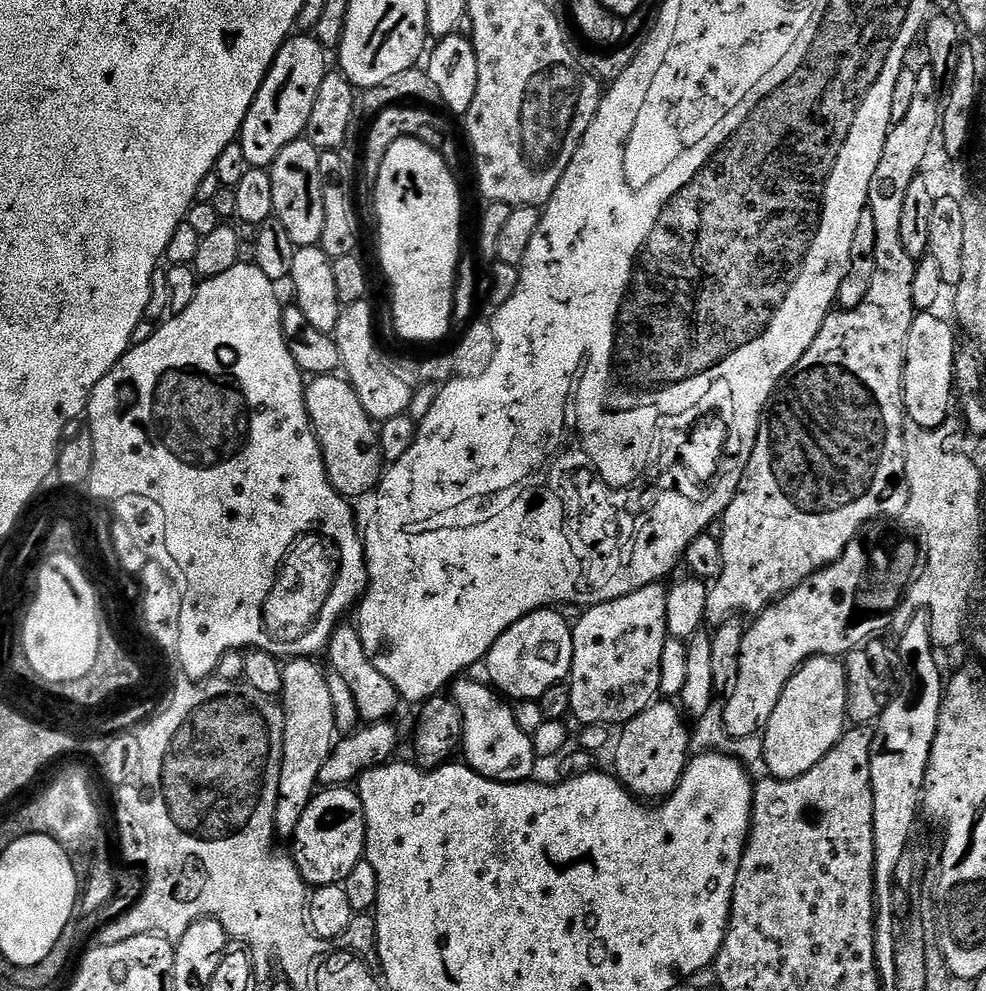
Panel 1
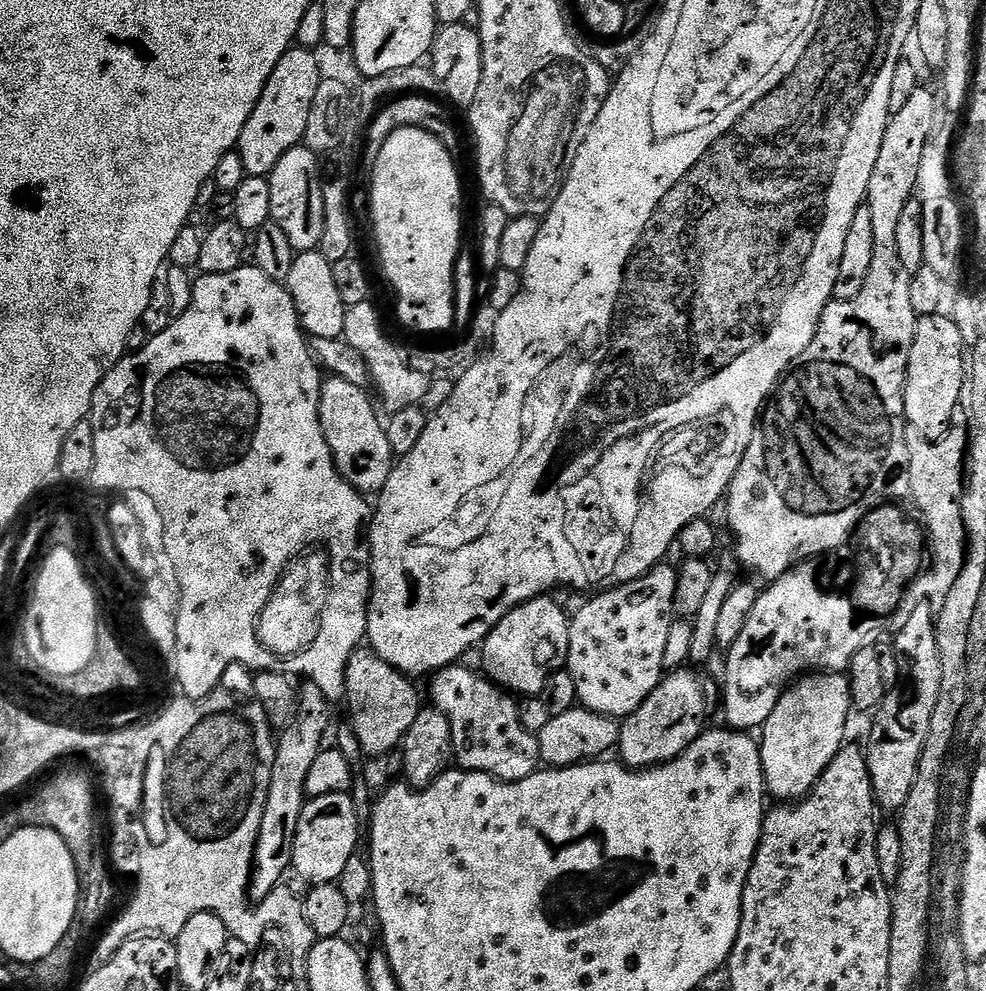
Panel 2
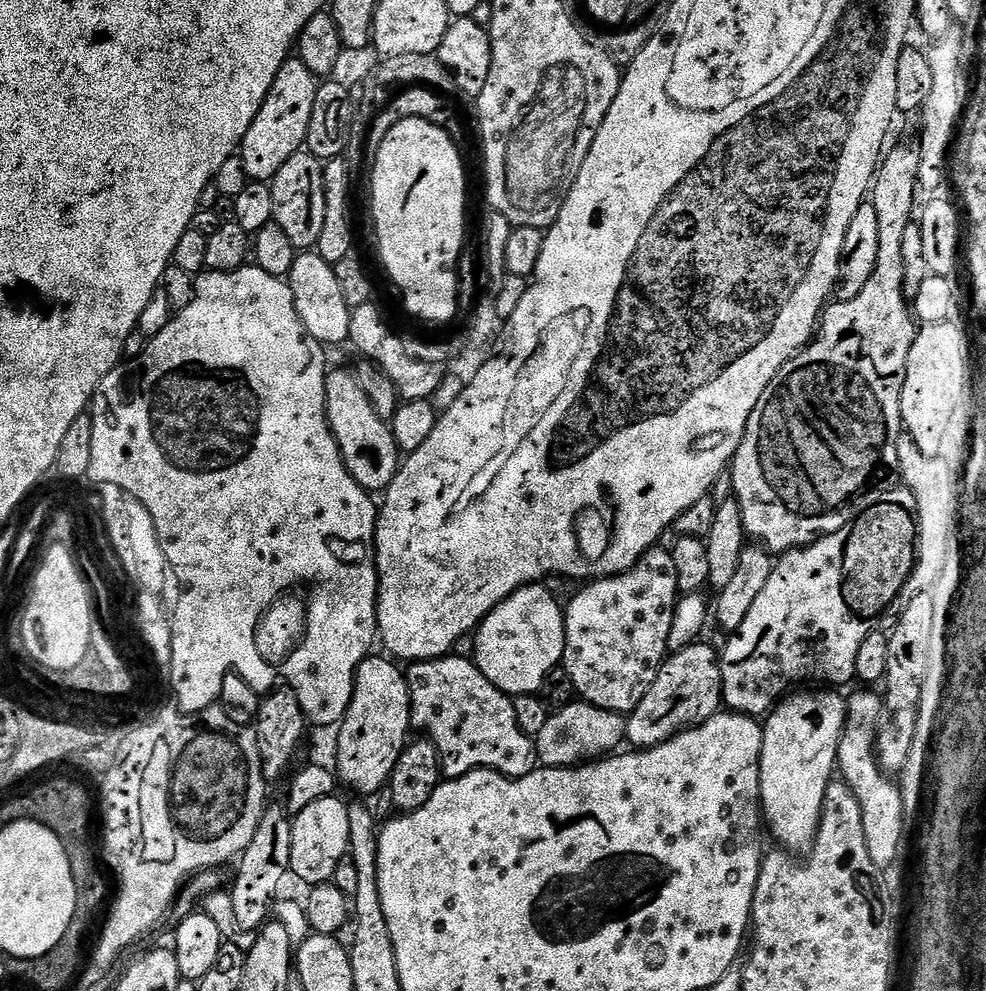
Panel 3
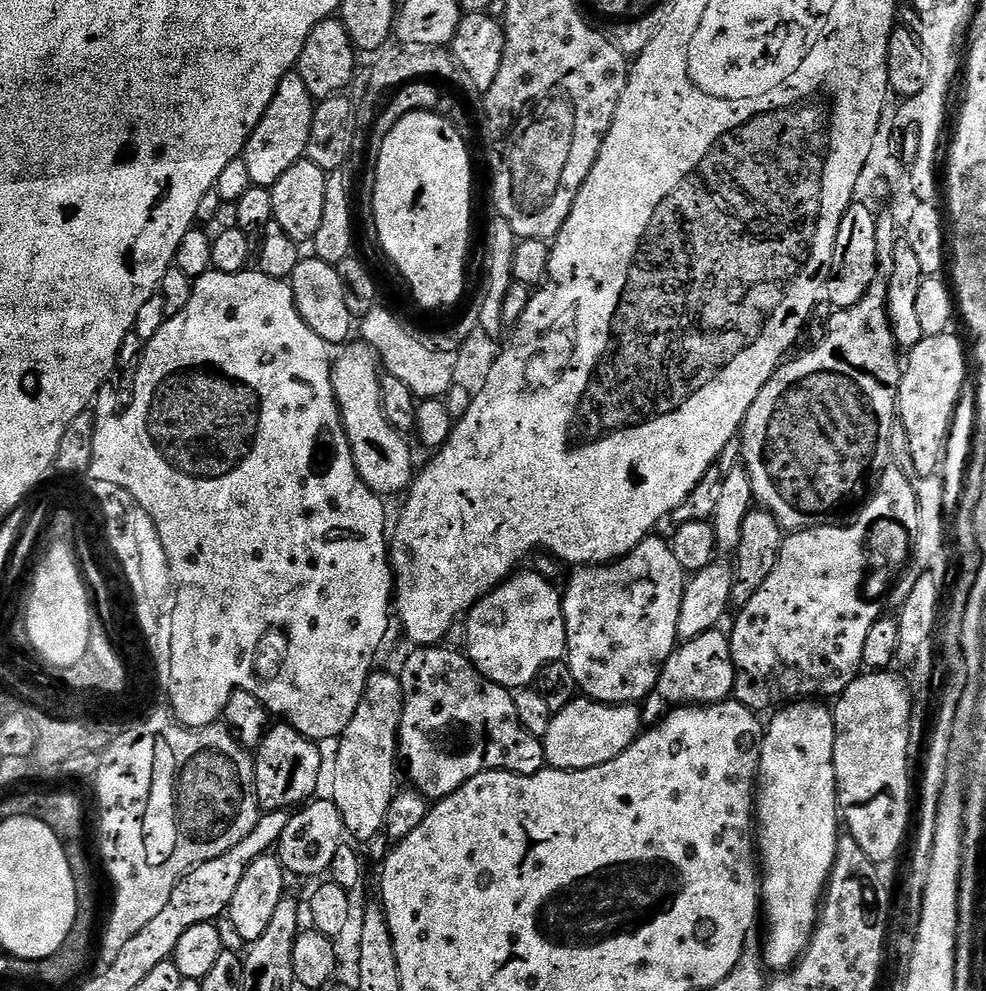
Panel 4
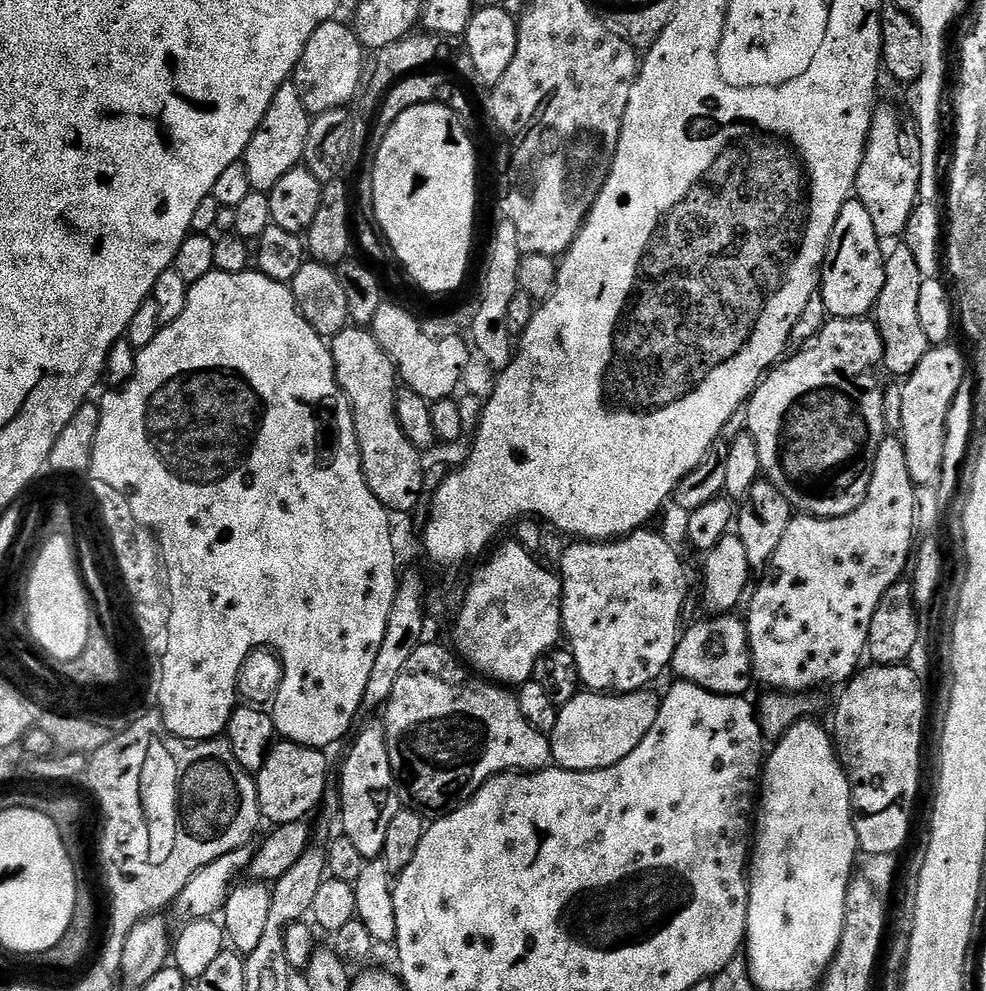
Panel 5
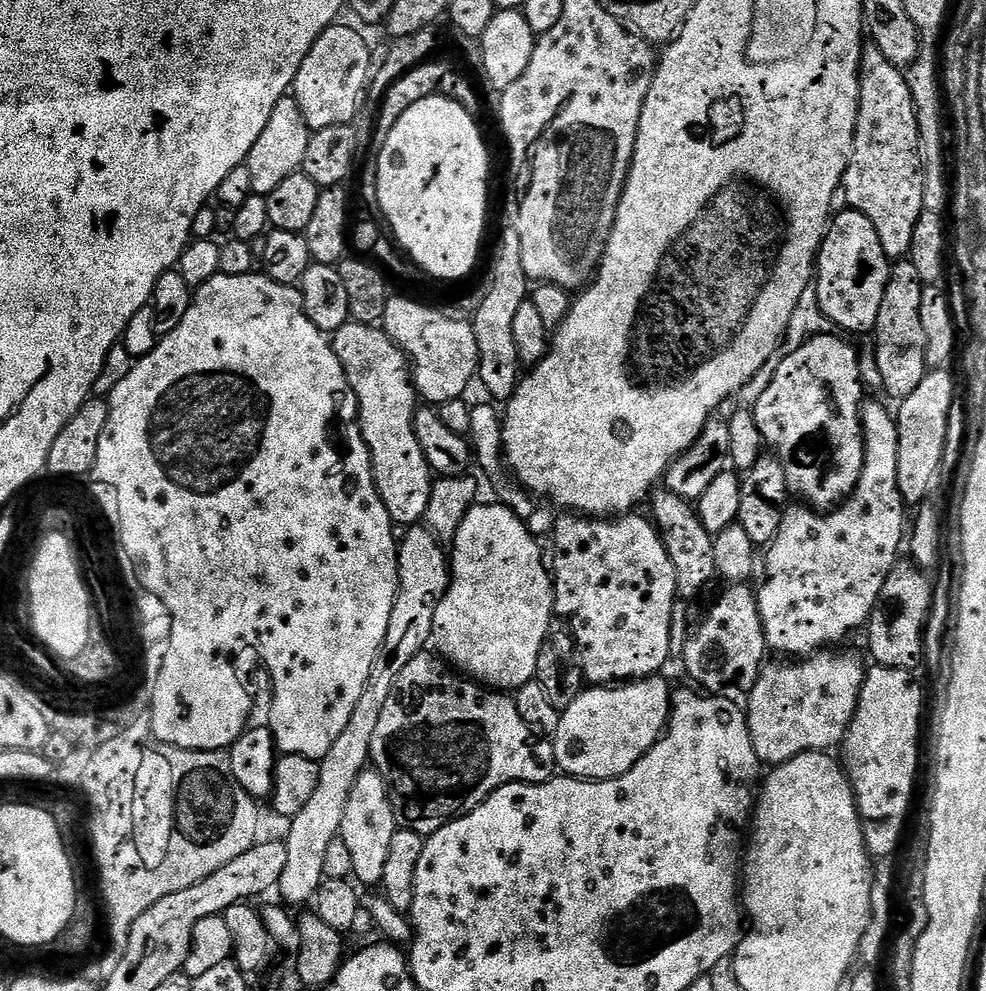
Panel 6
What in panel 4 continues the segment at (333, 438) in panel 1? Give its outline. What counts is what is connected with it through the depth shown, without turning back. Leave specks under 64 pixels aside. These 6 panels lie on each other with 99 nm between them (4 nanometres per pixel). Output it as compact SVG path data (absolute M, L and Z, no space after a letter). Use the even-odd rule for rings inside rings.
M348 342L335 353L332 361L332 385L340 407L340 417L350 442L352 457L358 474L366 486L381 497L403 493L414 479L412 452L405 433L388 424L382 406L382 365L376 351L368 344Z

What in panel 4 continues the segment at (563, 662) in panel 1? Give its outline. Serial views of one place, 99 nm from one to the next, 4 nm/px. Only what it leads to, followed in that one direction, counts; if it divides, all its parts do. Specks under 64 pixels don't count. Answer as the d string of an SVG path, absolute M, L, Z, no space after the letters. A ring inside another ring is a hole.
M533 570L524 571L509 576L466 613L468 659L487 680L509 690L535 685L541 670L550 662L565 659L568 651L561 589Z

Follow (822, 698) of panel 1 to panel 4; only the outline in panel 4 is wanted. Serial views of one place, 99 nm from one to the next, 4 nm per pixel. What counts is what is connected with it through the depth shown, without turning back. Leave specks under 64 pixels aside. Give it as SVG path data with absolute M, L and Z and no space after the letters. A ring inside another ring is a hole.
M804 698L781 707L775 713L777 716L767 721L760 751L758 784L762 795L754 809L754 816L758 821L758 852L762 857L762 908L768 911L769 924L763 941L762 960L775 970L787 970L799 964L801 956L808 950L812 935L816 933L842 835L842 812L838 807L834 774L836 717L833 709L824 704L827 703Z

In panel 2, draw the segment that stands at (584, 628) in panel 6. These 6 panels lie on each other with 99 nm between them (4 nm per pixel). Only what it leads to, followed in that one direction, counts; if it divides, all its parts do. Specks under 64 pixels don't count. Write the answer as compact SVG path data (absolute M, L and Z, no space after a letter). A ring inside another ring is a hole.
M661 562L634 582L619 584L616 588L593 595L596 597L592 596L582 610L571 617L566 670L574 677L574 686L578 686L577 701L588 711L613 718L634 714L634 710L638 710L638 706L650 698L652 691L664 679L666 638L670 638L676 612L676 573L675 567Z

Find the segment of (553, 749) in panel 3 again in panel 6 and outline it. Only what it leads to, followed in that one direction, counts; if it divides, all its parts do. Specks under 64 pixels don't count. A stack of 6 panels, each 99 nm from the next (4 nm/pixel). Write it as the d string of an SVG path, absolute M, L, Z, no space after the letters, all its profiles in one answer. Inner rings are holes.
M660 674L648 676L644 680L624 682L619 686L592 686L581 692L580 696L574 698L574 702L570 702L570 706L563 709L560 713L558 730L552 740L552 748L556 752L557 769L559 769L561 773L575 776L577 780L616 780L622 774L626 774L648 753L650 746L654 746L660 740L661 736L664 735L664 730L668 726L668 713L672 710L672 694L673 689L670 687L669 681Z

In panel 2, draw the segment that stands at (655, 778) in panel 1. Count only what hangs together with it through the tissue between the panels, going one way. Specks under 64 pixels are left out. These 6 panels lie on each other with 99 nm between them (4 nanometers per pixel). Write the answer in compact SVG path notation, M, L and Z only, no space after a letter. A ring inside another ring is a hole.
M691 667L672 670L665 675L650 698L634 710L634 714L623 717L620 724L619 759L633 770L654 768L658 764L669 764L689 748L706 731L708 720L708 688L704 680Z

